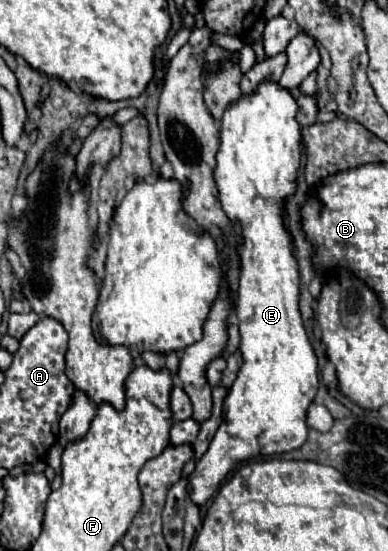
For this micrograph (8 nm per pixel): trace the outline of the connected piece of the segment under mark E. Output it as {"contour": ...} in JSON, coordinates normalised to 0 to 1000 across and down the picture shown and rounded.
{"contour":[[[678,143],[652,169],[631,169],[611,183],[601,183],[570,212],[570,263],[559,274],[559,299],[549,307],[549,321],[559,332],[575,383],[595,401],[621,401],[631,434],[631,441],[616,445],[621,499],[606,543],[606,568],[621,604],[616,637],[626,644],[626,662],[580,721],[575,768],[559,779],[534,822],[508,837],[503,855],[487,862],[492,909],[503,917],[523,917],[534,906],[544,906],[570,884],[575,869],[611,844],[662,829],[698,829],[771,815],[791,797],[786,750],[807,731],[822,702],[817,648],[791,615],[765,557],[771,495],[755,466],[750,430],[724,401],[724,368],[760,343],[760,321],[776,289],[776,227],[765,220],[765,205],[771,187],[750,172],[750,165],[729,162],[704,143]]]}

